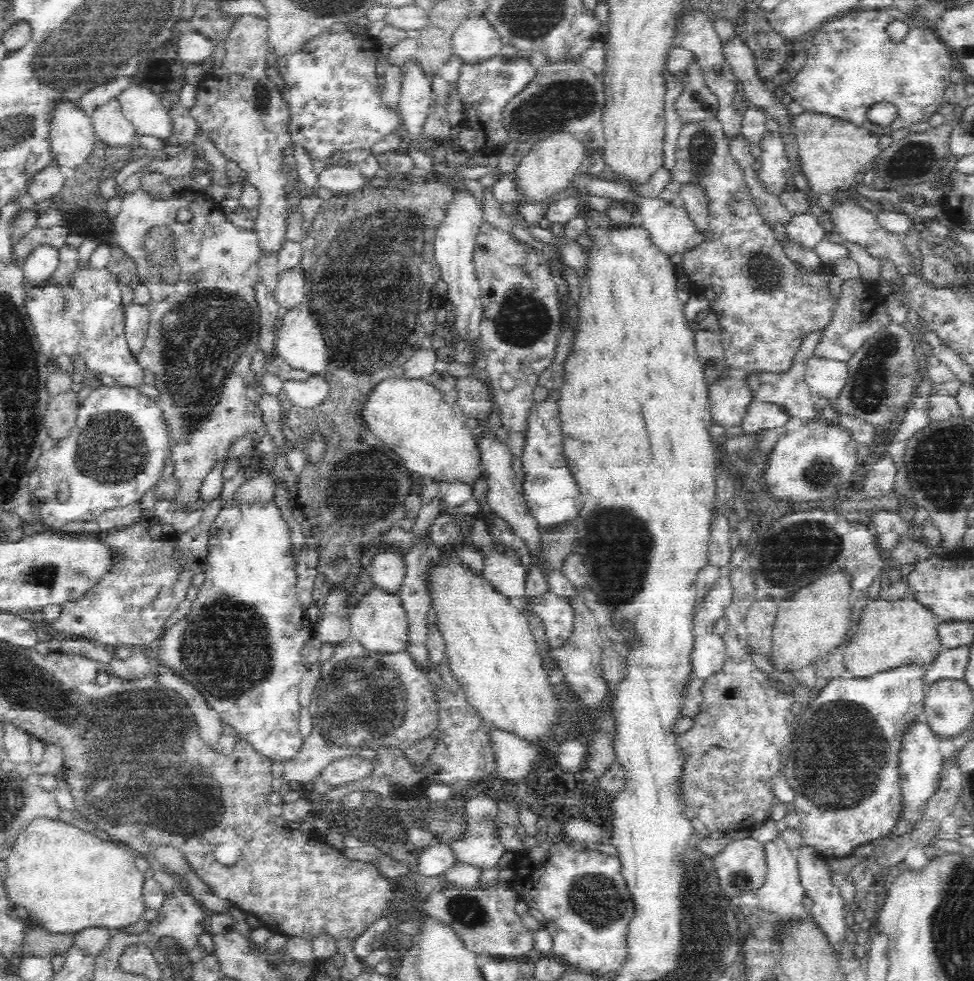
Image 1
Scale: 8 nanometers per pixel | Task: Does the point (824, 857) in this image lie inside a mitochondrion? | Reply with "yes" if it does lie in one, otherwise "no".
no

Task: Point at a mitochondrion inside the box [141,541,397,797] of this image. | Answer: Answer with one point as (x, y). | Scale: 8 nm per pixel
(223, 630)

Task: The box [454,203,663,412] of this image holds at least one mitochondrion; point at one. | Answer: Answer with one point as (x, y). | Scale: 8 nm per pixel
(522, 319)

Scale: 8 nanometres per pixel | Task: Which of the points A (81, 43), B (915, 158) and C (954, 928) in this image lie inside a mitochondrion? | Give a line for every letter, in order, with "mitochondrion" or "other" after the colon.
A: mitochondrion
B: mitochondrion
C: mitochondrion

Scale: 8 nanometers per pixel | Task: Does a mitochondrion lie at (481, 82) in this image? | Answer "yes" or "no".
yes

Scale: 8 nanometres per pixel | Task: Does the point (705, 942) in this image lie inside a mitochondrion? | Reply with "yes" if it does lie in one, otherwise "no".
yes

